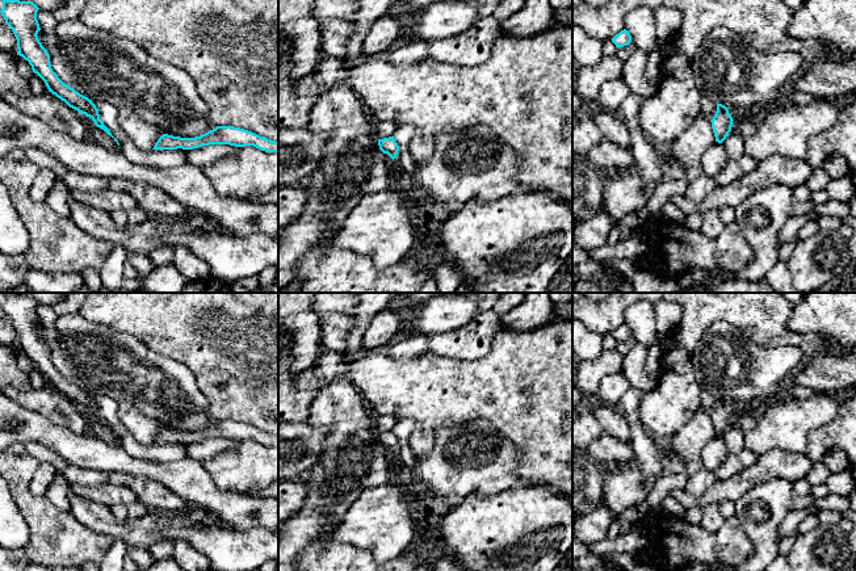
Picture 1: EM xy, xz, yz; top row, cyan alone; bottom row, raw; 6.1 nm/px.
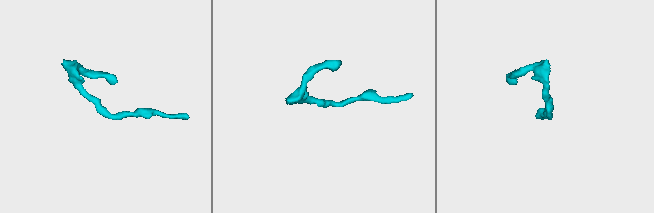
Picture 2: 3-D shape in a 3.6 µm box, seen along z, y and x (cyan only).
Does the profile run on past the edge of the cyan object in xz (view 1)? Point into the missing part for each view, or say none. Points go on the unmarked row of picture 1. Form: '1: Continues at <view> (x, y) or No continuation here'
1: No continuation here

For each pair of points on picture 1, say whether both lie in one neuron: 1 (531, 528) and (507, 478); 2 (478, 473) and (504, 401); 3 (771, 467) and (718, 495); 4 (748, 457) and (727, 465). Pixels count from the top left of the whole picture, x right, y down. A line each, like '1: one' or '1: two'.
1: two
2: two
3: one
4: one

